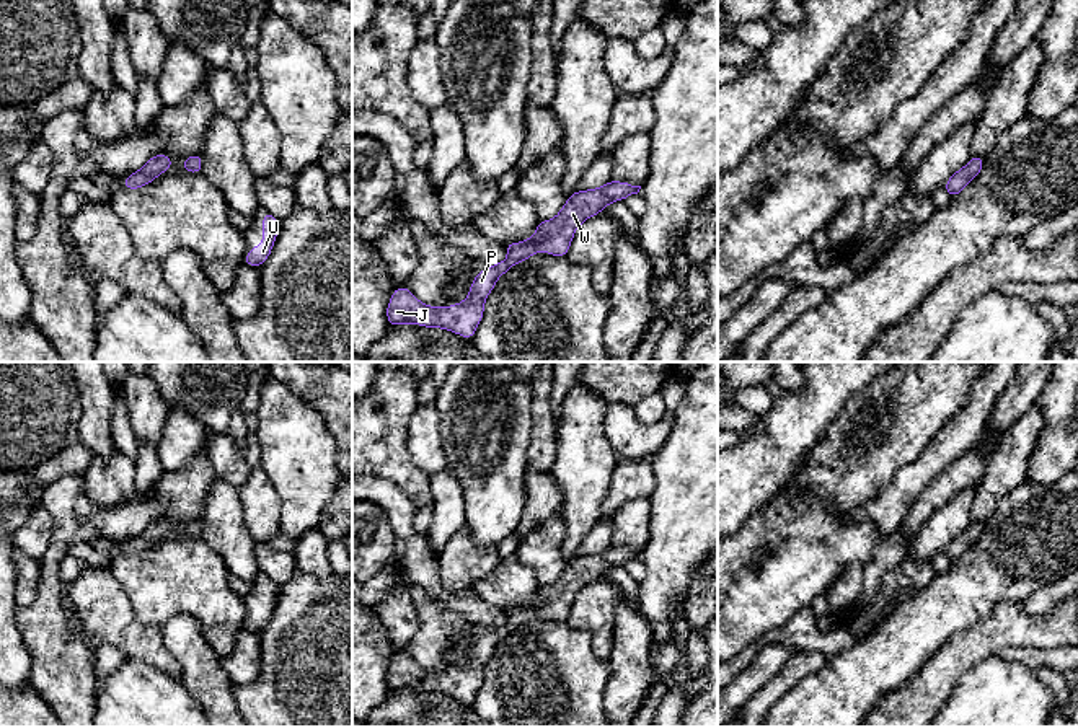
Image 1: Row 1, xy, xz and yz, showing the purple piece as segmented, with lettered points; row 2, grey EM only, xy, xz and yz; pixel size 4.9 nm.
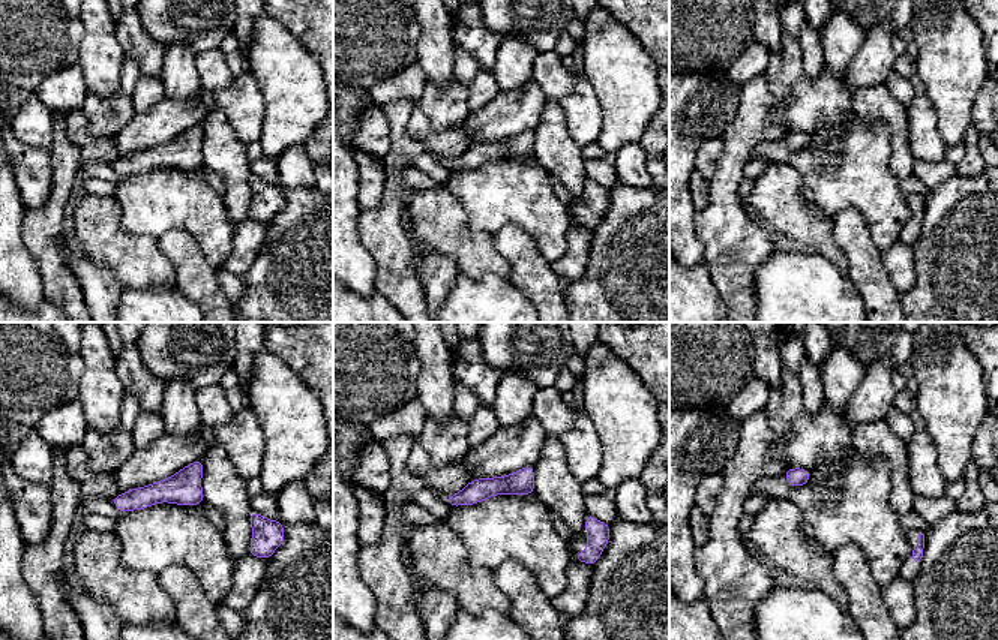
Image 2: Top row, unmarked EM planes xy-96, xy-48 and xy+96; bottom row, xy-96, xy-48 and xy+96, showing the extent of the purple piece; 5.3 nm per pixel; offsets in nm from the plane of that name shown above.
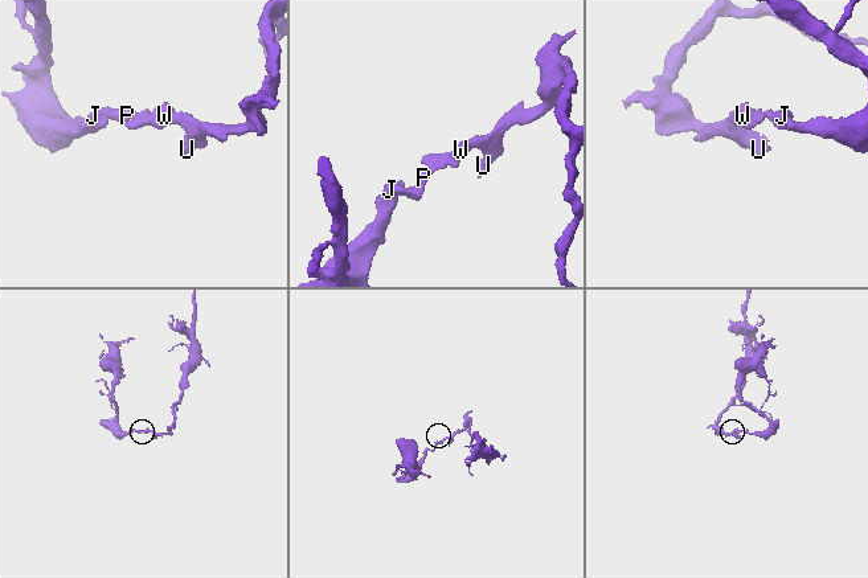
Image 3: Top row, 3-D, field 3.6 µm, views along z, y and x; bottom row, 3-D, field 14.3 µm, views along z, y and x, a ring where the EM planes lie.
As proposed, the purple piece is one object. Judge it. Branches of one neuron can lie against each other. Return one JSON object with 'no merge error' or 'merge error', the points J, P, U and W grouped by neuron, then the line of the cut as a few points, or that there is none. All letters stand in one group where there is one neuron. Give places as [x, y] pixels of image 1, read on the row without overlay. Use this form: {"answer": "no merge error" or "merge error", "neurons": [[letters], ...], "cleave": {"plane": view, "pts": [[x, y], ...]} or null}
{"answer": "no merge error", "neurons": [["J", "P", "U", "W"]], "cleave": null}

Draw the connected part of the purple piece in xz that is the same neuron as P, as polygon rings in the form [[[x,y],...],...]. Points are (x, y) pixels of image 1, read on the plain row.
[[[612,544],[602,553],[572,557],[554,584],[540,585],[537,597],[528,605],[504,610],[507,624],[478,637],[470,650],[468,662],[457,670],[427,672],[408,652],[395,654],[387,672],[390,691],[411,688],[424,693],[442,693],[473,704],[484,678],[484,665],[502,639],[540,616],[556,623],[566,621],[582,587],[600,579],[608,569],[638,559],[639,554],[641,551]]]

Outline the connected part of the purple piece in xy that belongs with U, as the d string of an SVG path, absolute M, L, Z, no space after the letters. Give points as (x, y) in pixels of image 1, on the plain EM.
M264 577L264 580L263 580L263 610L250 613L250 618L243 624L245 629L254 631L254 632L259 632L264 629L264 626L269 623L272 611L276 608L279 588L281 588L281 585L272 582L269 577Z

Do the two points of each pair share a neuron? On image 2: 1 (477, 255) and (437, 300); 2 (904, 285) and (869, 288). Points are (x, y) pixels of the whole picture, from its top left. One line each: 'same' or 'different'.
1: different
2: different

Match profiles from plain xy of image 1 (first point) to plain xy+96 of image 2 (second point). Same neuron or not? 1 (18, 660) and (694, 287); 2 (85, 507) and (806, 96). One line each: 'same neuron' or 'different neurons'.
1: different neurons
2: same neuron

